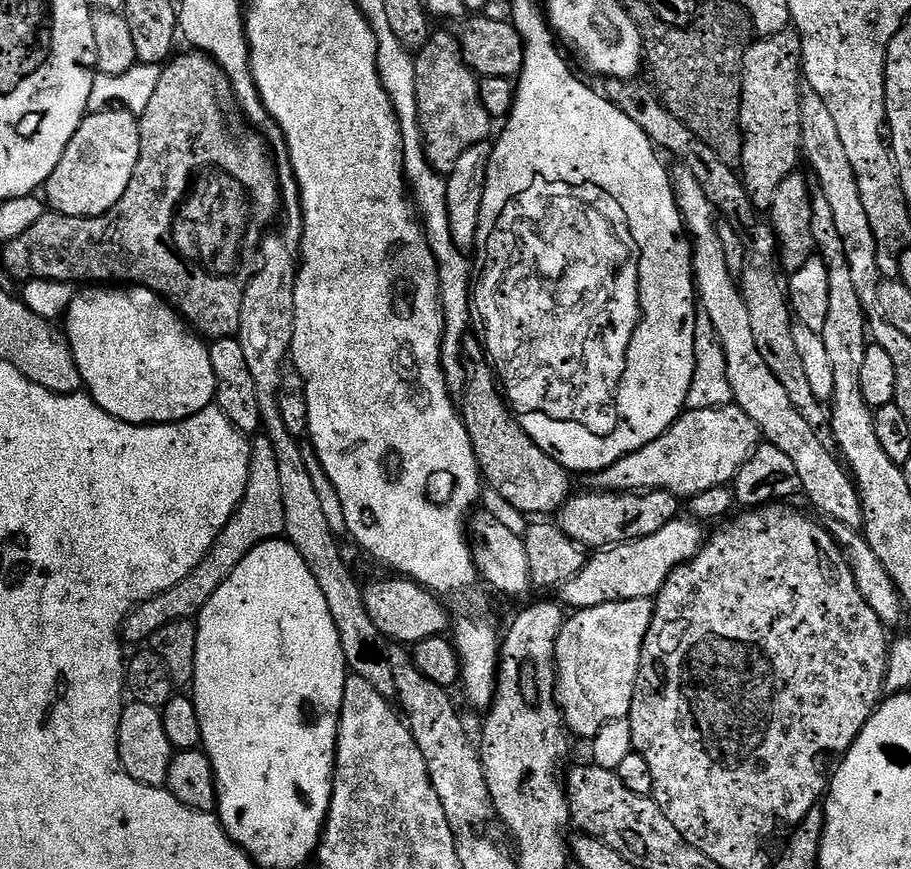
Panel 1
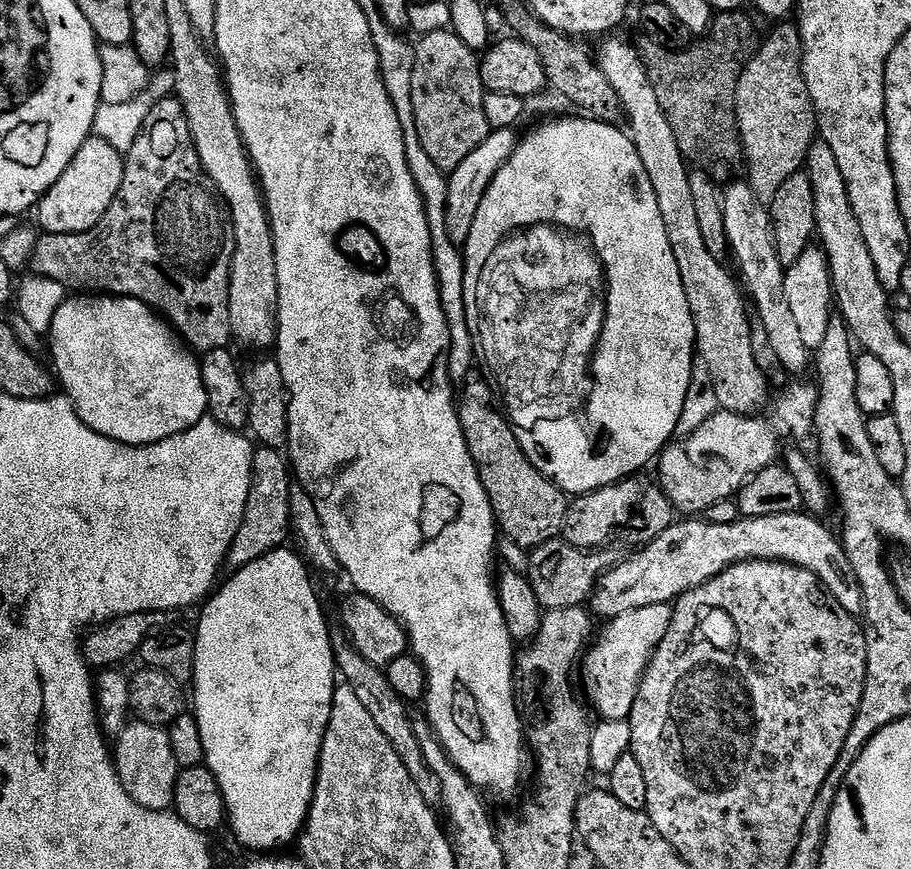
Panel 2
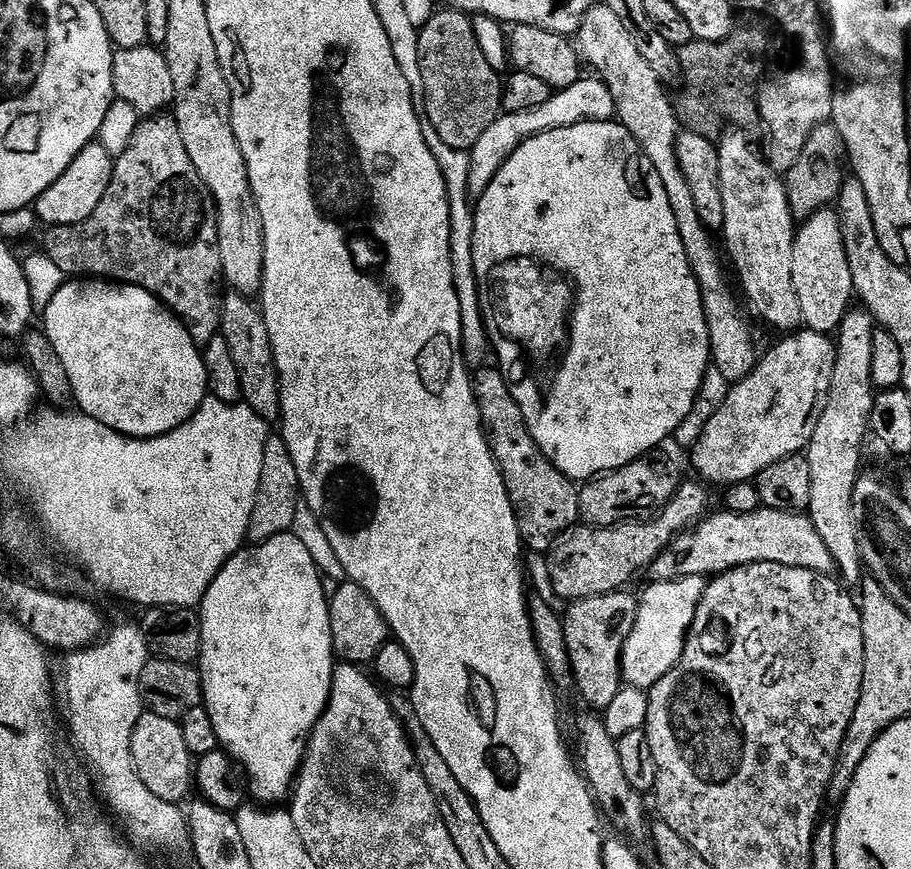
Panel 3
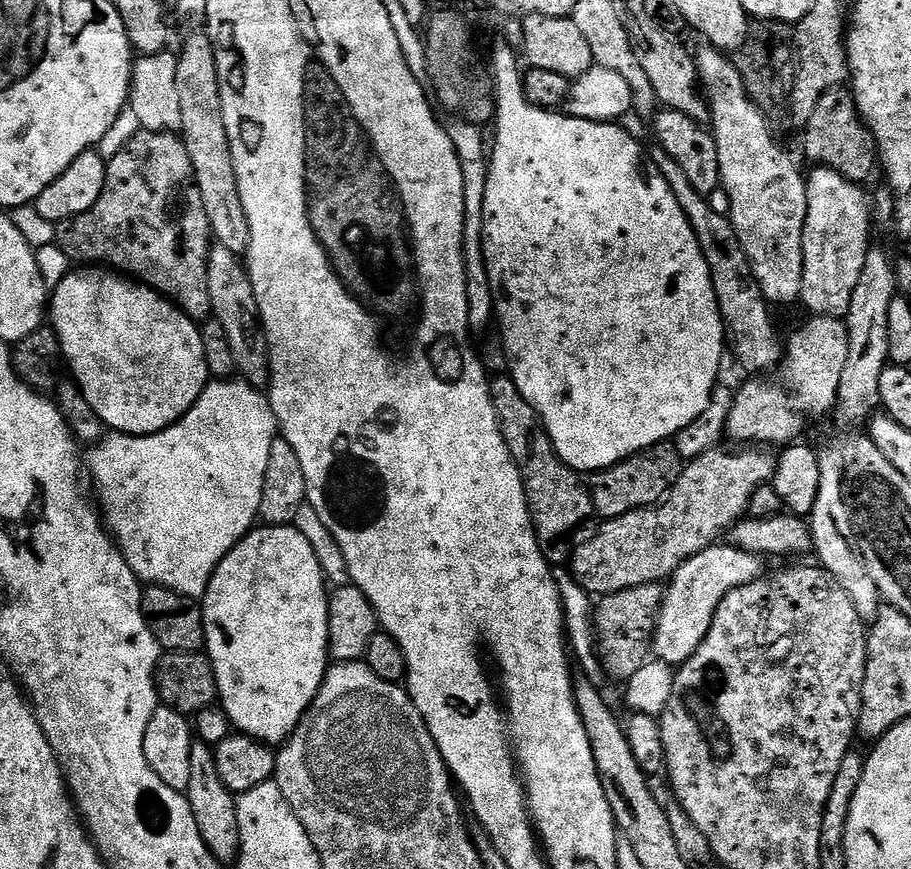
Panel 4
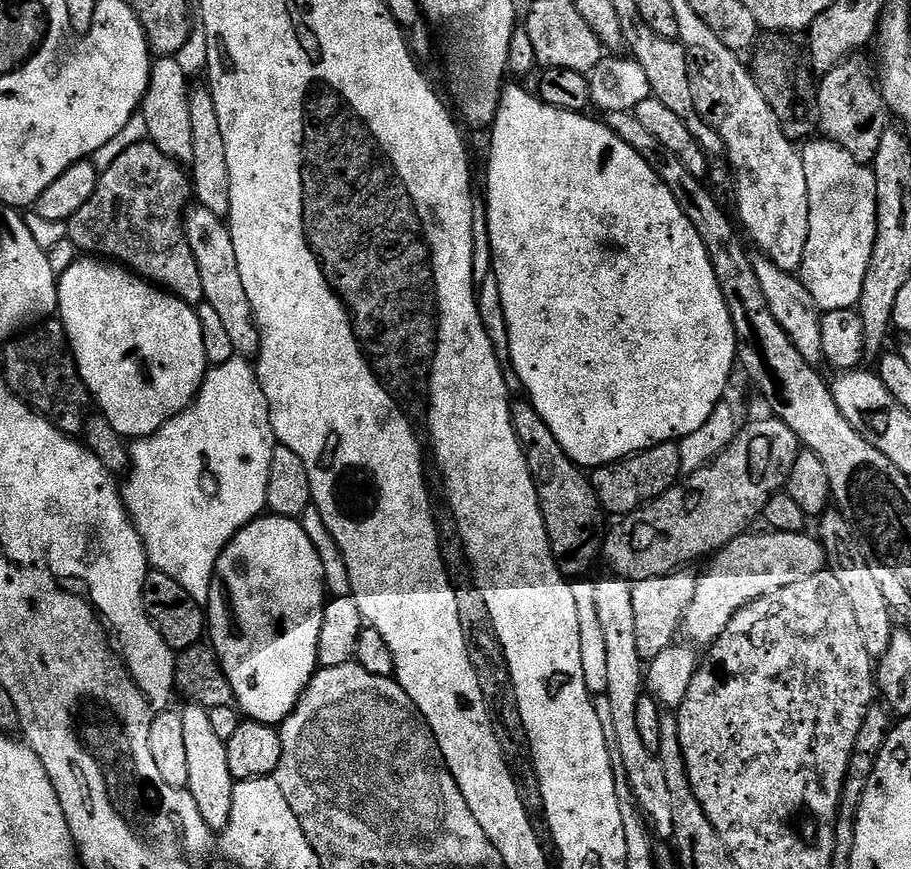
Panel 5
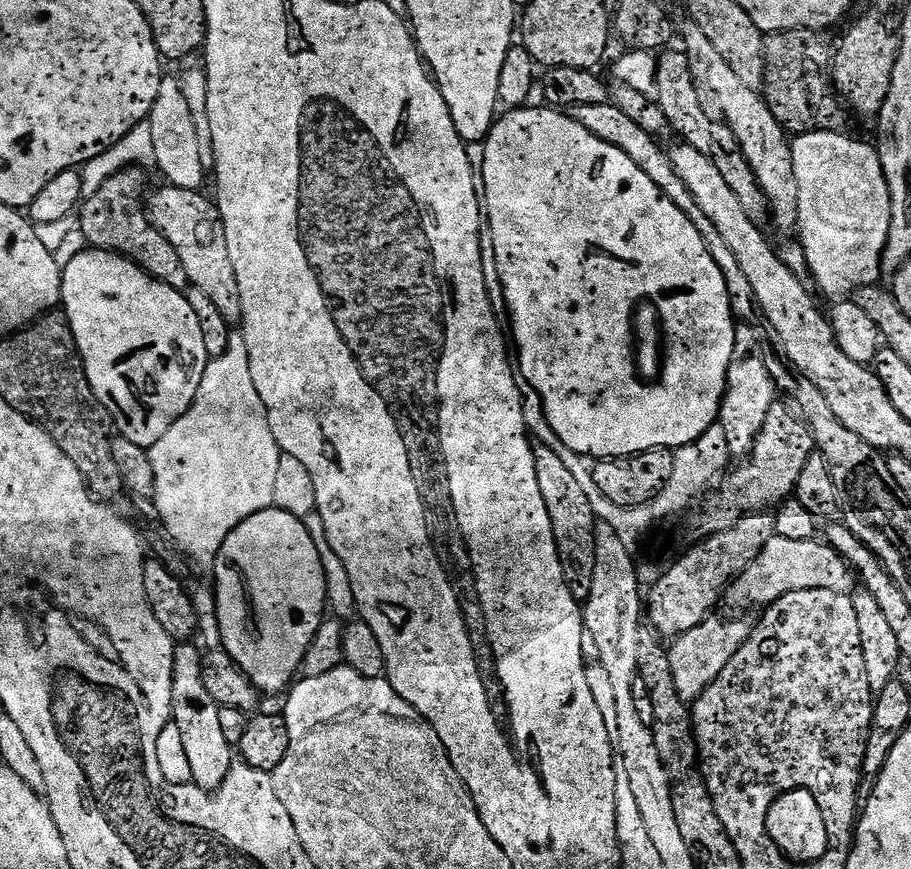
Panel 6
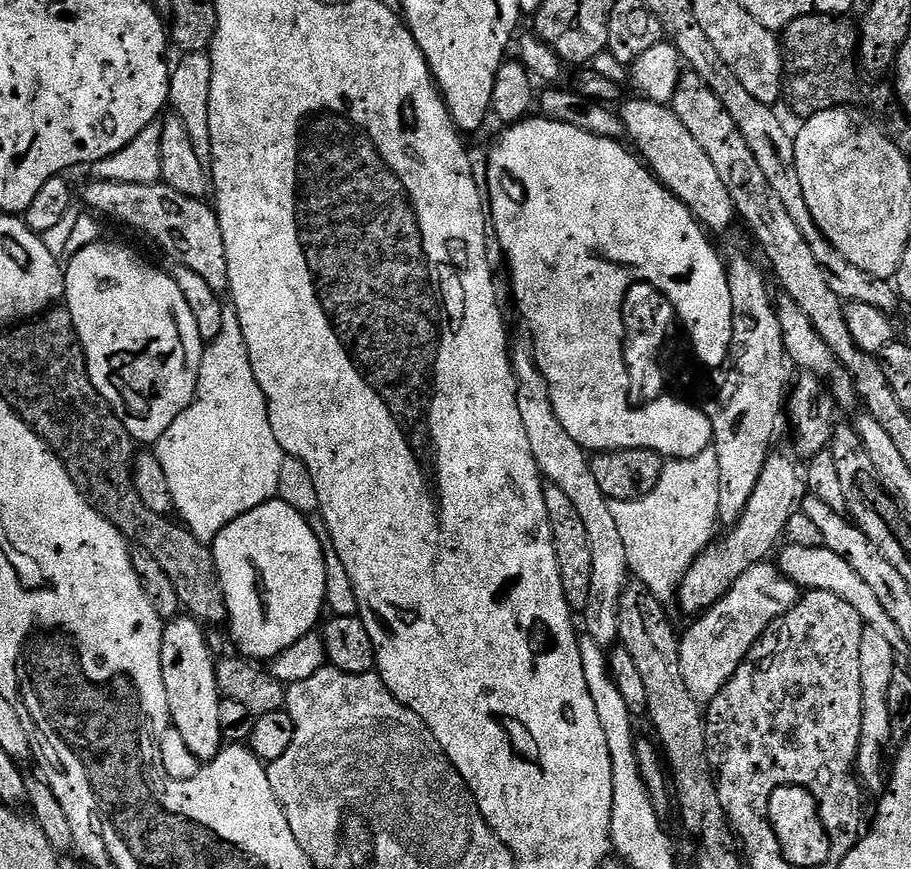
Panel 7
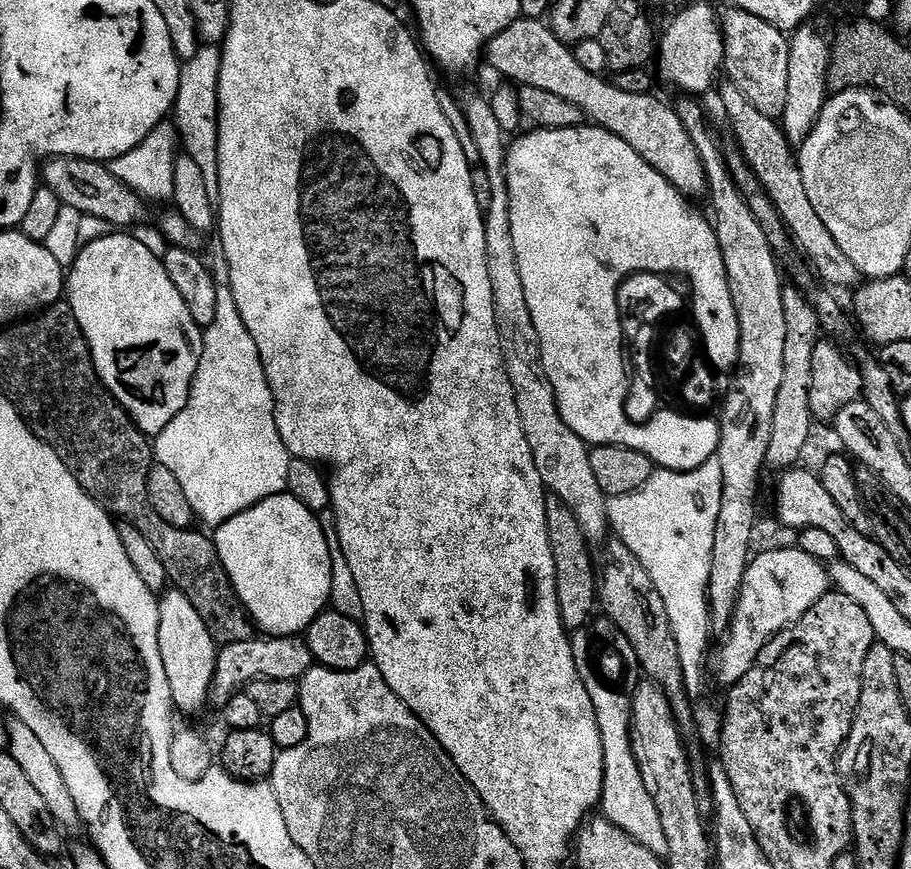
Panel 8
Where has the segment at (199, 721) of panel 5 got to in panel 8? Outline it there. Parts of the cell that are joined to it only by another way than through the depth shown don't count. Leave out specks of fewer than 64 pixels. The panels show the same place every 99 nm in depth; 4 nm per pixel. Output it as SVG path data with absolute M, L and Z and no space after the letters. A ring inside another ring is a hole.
M168 590L159 597L160 617L158 618L158 651L162 654L162 666L170 682L173 705L184 712L200 712L204 703L209 703L212 683L216 673L218 646L206 630L198 610L194 610L190 598L175 590Z

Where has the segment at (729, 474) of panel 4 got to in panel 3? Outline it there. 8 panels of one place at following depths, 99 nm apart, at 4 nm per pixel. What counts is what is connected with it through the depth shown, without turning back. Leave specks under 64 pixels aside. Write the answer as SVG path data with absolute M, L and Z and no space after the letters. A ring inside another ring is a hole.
M685 479L672 501L651 518L625 520L615 526L593 526L584 522L575 528L567 528L555 537L548 568L552 571L552 584L557 594L568 596L567 599L573 601L619 592L643 568L644 571L651 569L652 563L673 547L676 537L703 520L709 511L708 503L712 500L708 493L709 485L696 480Z

